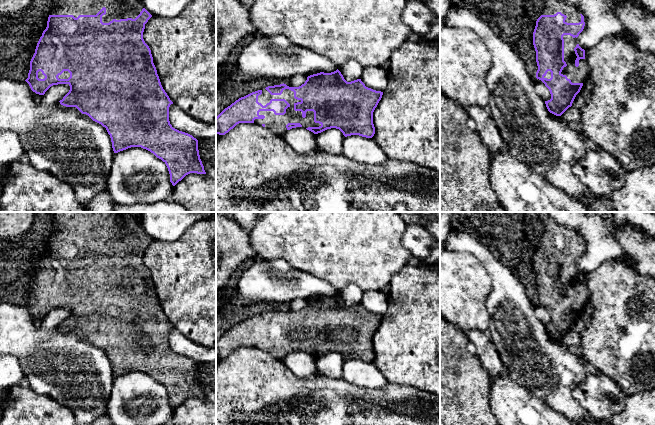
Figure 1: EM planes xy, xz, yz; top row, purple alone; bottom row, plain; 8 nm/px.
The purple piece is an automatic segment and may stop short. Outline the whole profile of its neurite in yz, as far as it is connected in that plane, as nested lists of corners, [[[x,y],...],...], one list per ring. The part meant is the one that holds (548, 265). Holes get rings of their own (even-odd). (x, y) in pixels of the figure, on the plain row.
[[[547,212],[537,213],[543,224],[543,232],[533,256],[533,269],[538,290],[536,302],[541,304],[550,315],[551,323],[545,325],[548,335],[561,340],[572,330],[588,300],[585,274],[577,266],[577,261],[585,250],[584,240],[575,230],[558,224]]]

